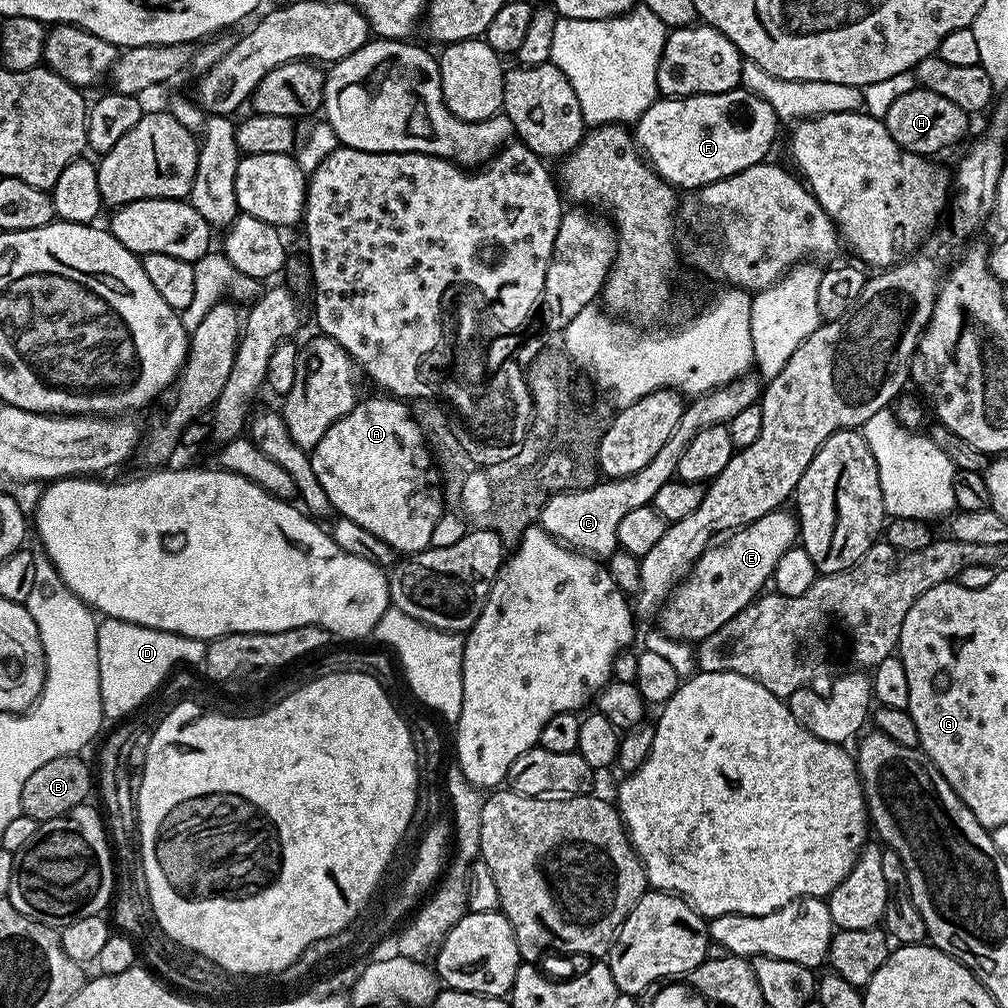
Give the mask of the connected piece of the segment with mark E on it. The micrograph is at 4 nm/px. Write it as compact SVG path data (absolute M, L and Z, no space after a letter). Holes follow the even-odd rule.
M777 510L766 513L753 524L735 529L725 544L713 543L692 563L688 575L672 589L659 613L659 631L673 640L699 642L727 620L739 614L769 587L778 558L793 547L798 536L798 521L791 511ZM696 616L704 616L696 620ZM693 640L693 641L692 641Z

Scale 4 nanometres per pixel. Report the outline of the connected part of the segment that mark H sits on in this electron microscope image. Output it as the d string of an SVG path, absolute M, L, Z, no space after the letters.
M919 86L895 98L883 118L886 130L890 130L890 138L894 138L898 146L929 158L935 157L935 152L958 143L968 132L968 120L969 113L964 112L962 106L950 102L950 98L942 98L942 94L934 94L934 90Z

